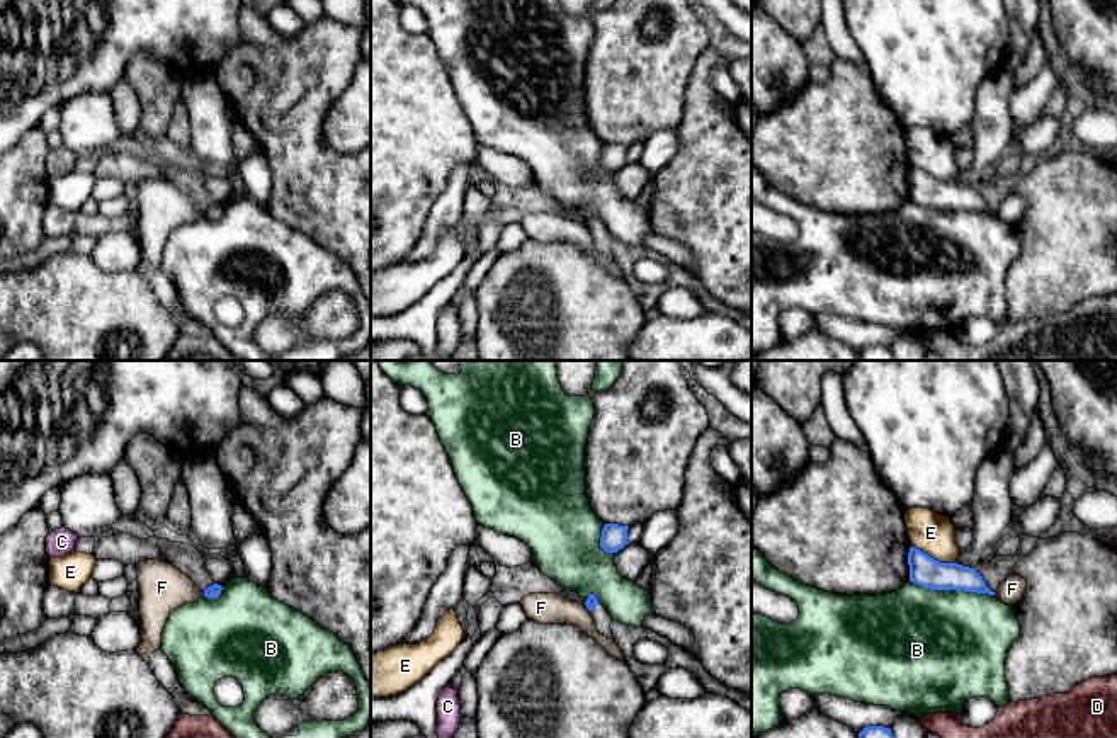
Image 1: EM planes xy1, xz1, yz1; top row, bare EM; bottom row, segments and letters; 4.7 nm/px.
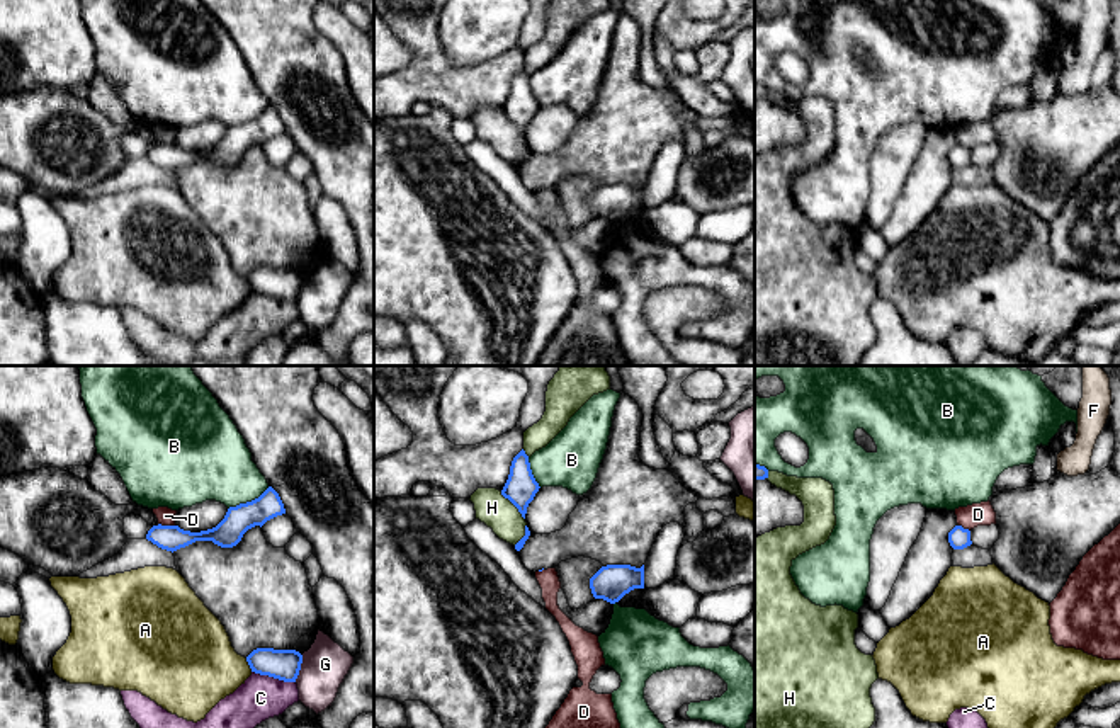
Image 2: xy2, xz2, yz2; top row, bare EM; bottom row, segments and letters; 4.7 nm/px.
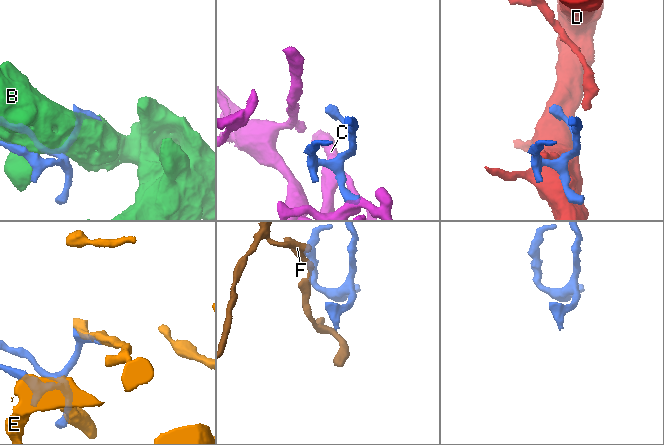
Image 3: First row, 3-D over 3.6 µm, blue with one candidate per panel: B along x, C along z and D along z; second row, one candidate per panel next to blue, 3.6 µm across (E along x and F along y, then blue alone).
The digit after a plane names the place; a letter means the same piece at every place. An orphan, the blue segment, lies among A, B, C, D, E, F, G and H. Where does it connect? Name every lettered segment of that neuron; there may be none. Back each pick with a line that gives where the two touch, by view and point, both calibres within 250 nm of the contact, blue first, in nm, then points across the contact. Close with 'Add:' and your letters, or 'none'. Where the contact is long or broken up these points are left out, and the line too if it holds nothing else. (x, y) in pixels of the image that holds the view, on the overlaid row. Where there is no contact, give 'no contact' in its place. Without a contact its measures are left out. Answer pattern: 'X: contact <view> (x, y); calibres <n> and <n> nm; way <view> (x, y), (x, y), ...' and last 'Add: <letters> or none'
Add: none

